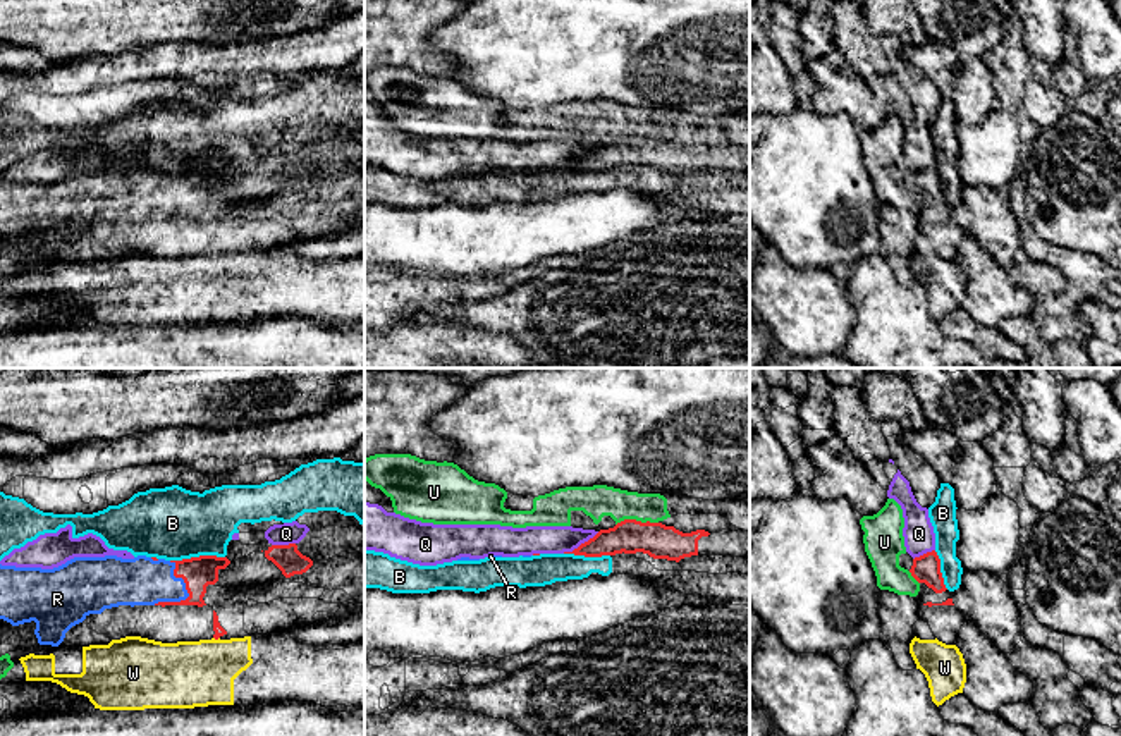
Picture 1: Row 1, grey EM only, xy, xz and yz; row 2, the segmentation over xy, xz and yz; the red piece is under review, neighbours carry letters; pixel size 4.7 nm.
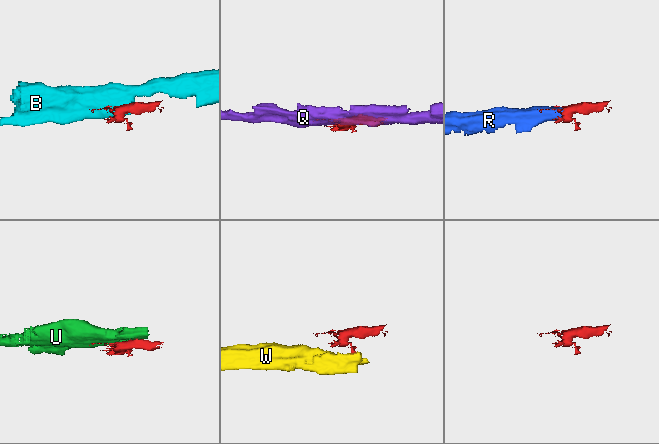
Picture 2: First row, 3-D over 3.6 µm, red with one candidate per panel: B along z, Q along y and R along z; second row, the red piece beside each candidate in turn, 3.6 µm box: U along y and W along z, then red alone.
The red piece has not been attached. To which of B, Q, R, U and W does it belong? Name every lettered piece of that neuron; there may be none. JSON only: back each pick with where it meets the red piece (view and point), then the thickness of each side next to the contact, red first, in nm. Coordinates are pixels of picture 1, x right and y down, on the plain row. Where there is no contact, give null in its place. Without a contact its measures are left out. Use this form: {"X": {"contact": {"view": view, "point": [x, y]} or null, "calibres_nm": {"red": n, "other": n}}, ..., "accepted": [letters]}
{"R": {"contact": {"view": "xy", "point": [188, 207]}, "calibres_nm": {"red": 150, "other": 220}}, "accepted": ["R"]}

